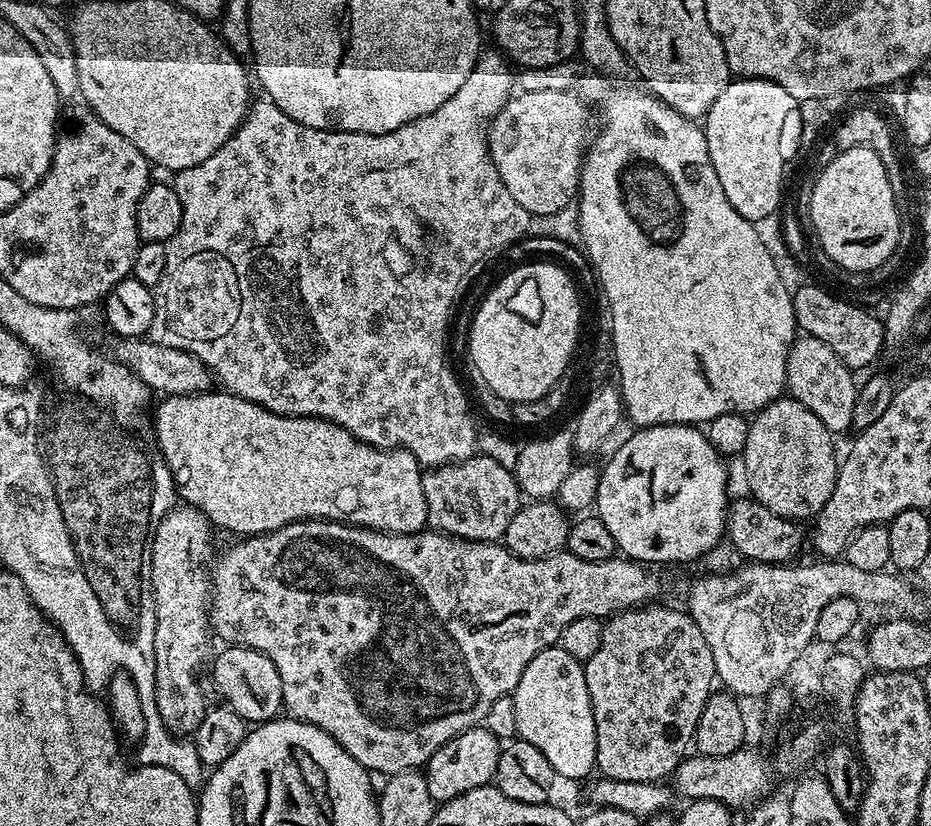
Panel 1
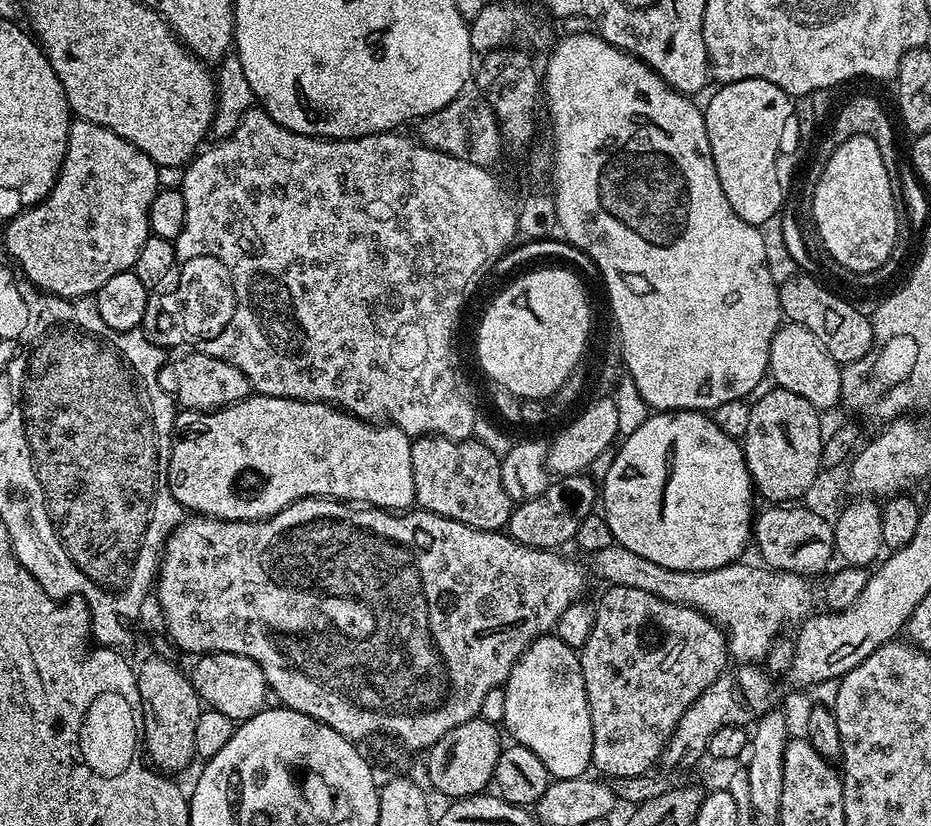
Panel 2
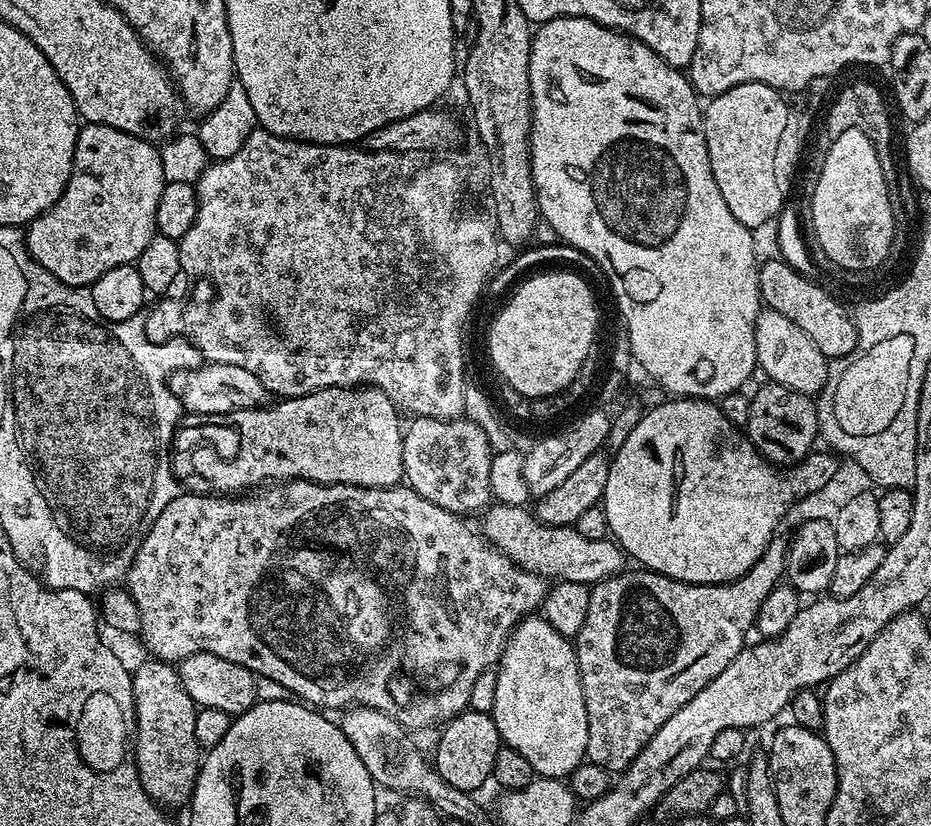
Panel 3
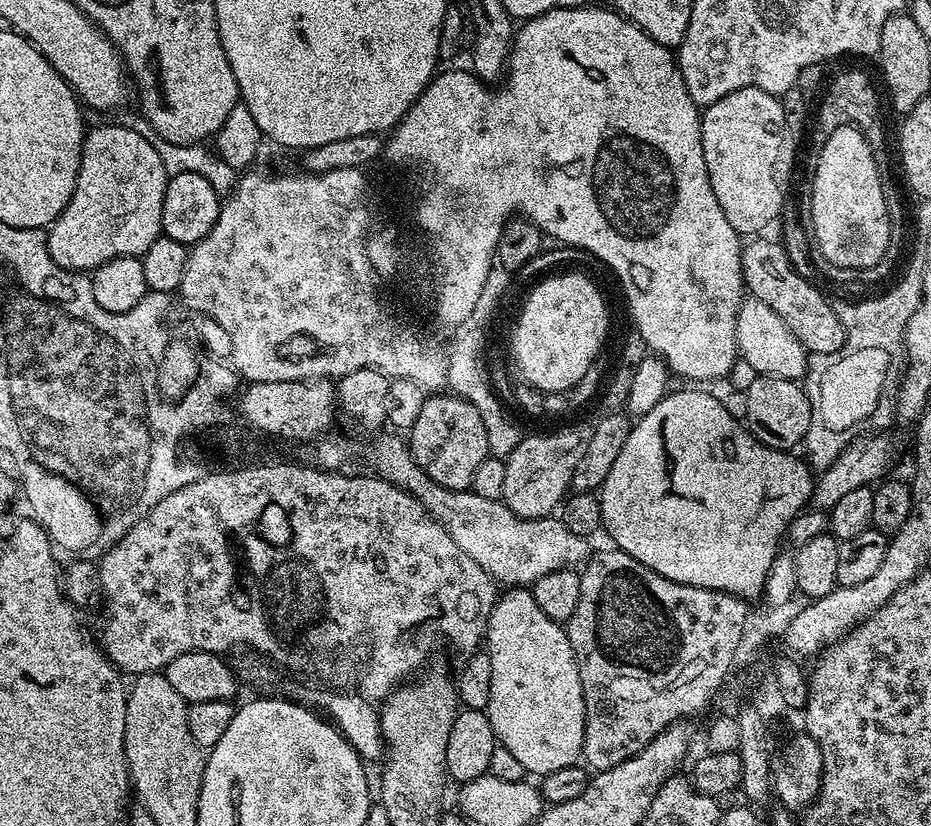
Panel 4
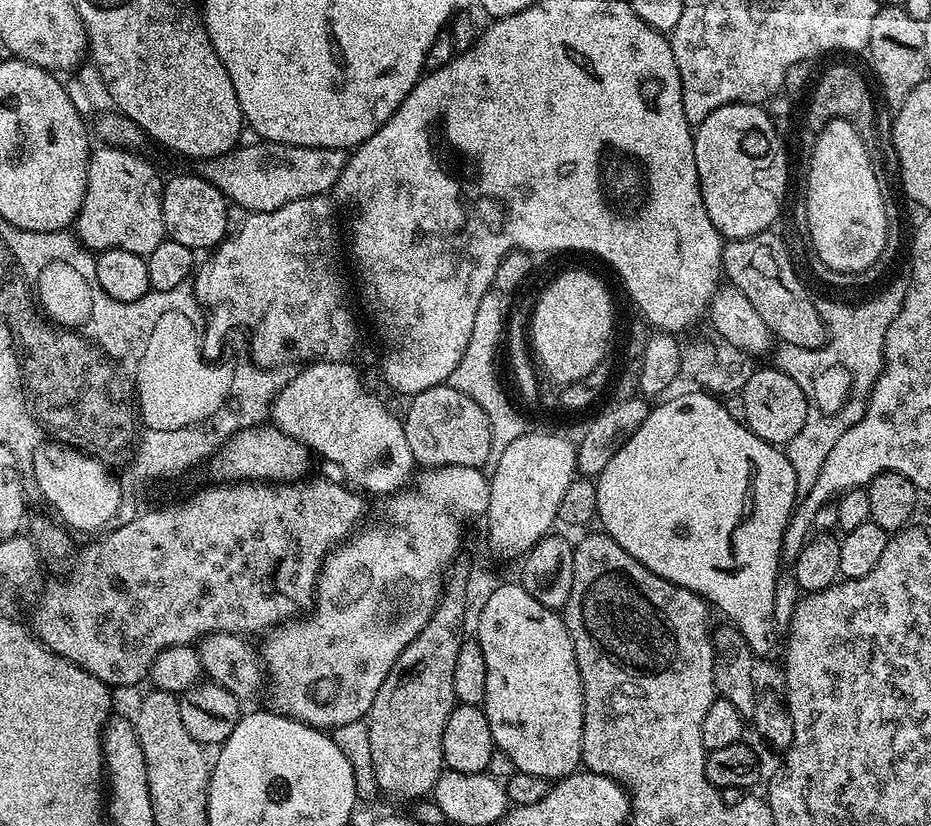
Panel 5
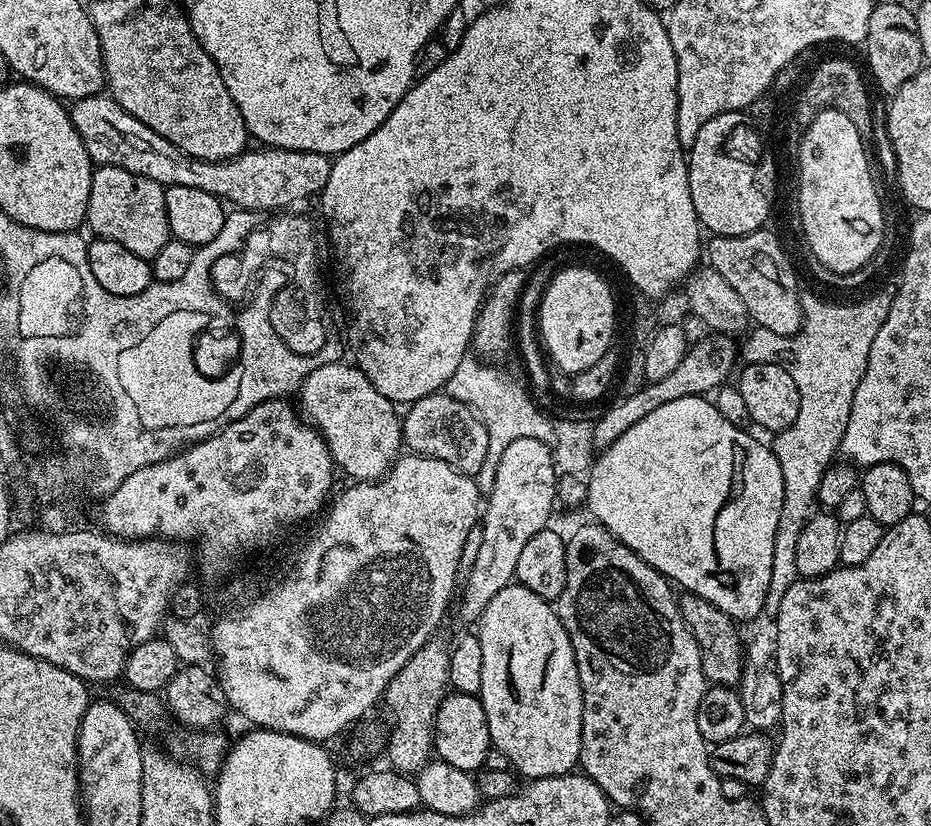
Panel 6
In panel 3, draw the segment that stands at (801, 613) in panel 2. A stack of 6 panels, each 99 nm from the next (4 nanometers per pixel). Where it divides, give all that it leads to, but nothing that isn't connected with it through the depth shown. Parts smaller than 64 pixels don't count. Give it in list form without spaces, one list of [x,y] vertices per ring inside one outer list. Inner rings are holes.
[[[496,502],[484,509],[482,519],[484,521],[478,524],[478,528],[484,539],[490,541],[503,556],[510,558],[519,568],[536,572],[539,576],[545,578],[556,576],[552,578],[591,586],[597,584],[600,580],[605,580],[611,576],[618,575],[619,572],[625,571],[626,564],[624,564],[624,560],[626,561],[626,553],[615,540],[611,538],[602,540],[586,538],[583,534],[578,534],[575,526],[563,528],[562,526],[541,524],[527,507],[518,504],[501,504]]]

